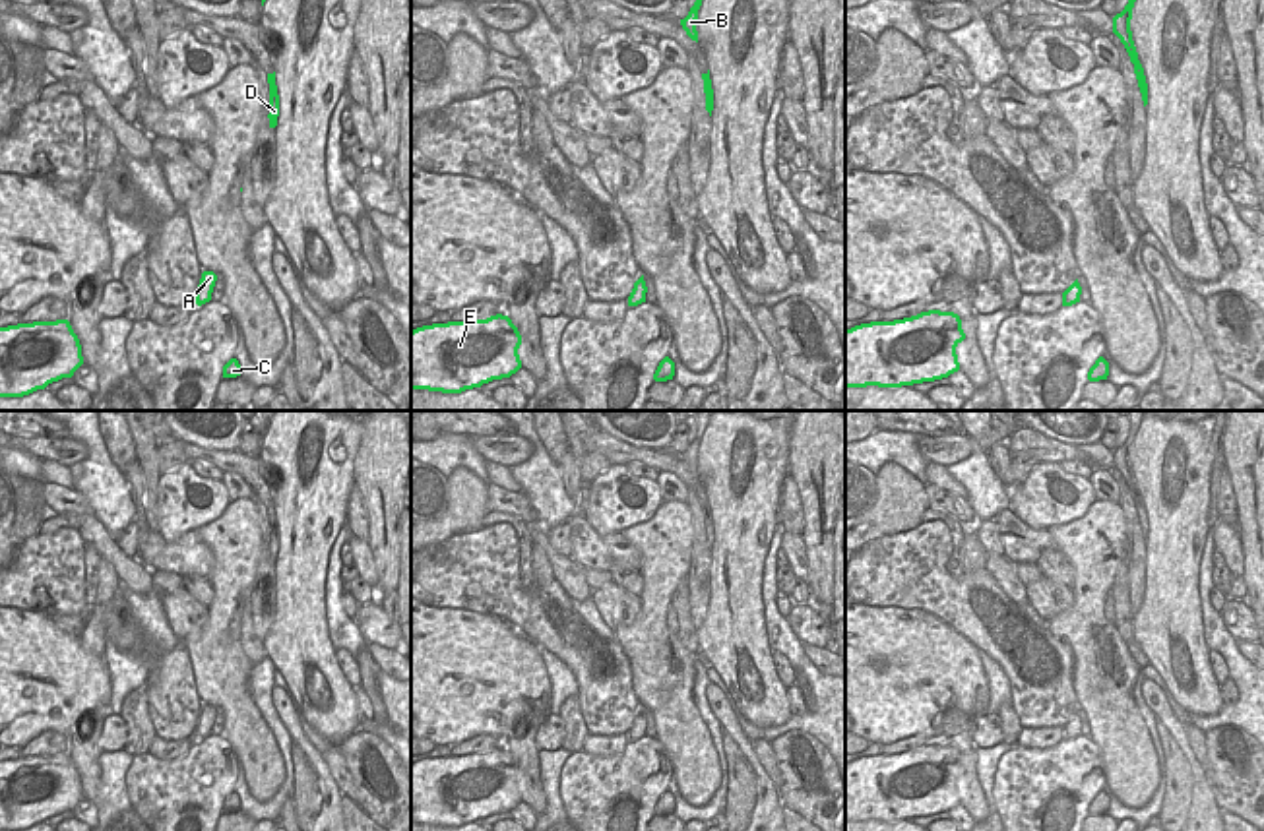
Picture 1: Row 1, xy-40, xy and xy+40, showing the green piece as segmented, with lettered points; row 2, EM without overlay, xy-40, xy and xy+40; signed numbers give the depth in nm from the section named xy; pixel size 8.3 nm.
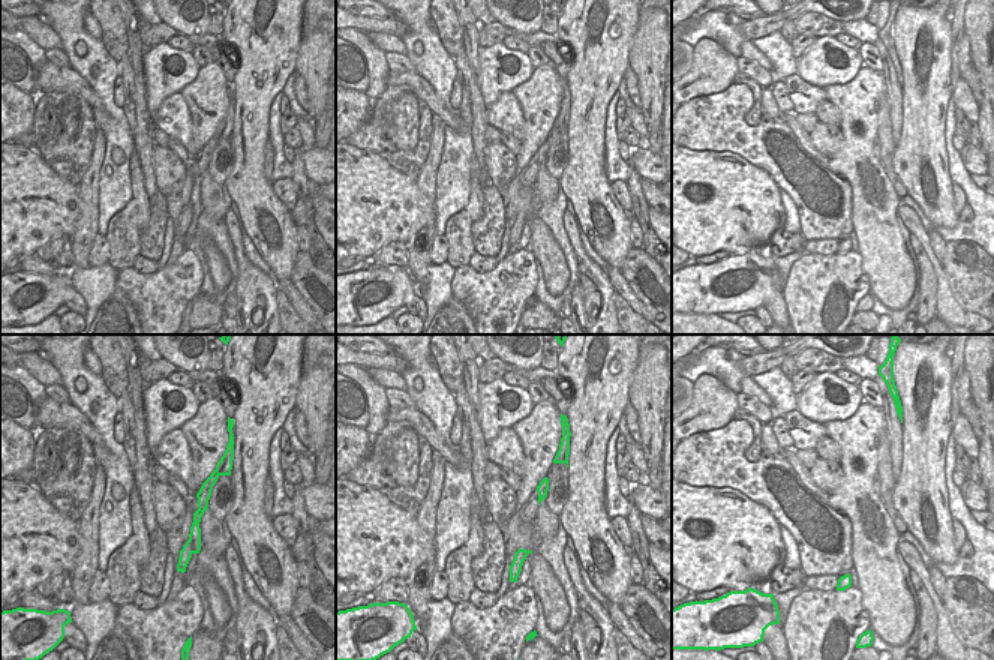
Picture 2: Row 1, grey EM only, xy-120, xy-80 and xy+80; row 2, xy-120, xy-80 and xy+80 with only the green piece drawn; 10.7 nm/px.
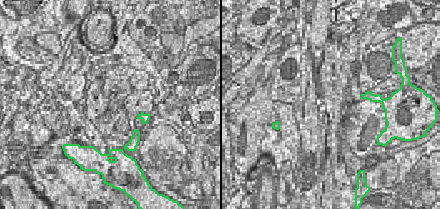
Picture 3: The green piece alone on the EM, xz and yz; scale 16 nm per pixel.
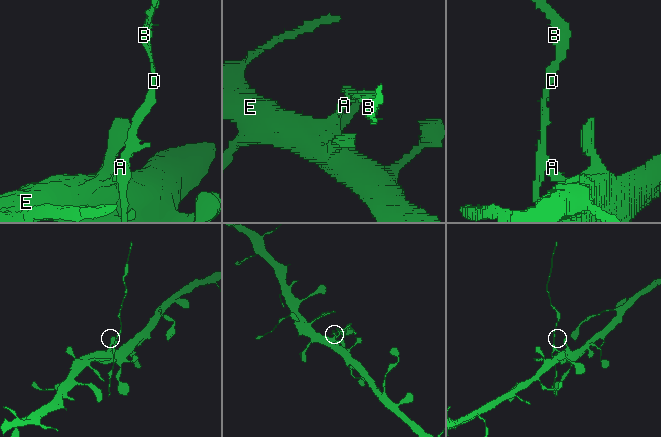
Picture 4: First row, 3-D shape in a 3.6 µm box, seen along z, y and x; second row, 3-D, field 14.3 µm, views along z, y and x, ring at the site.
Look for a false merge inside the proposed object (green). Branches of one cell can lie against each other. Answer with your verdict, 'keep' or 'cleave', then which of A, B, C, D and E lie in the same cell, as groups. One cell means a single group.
cleave | A B D / C E

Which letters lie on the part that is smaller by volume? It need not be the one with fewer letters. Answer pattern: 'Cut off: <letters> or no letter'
Cut off: A, B, D.

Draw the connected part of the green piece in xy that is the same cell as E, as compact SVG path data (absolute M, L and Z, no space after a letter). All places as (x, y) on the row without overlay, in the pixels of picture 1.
M508 750L411 765L411 823L461 827L521 802L521 769Z

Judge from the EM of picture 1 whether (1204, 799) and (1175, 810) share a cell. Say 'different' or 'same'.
different

